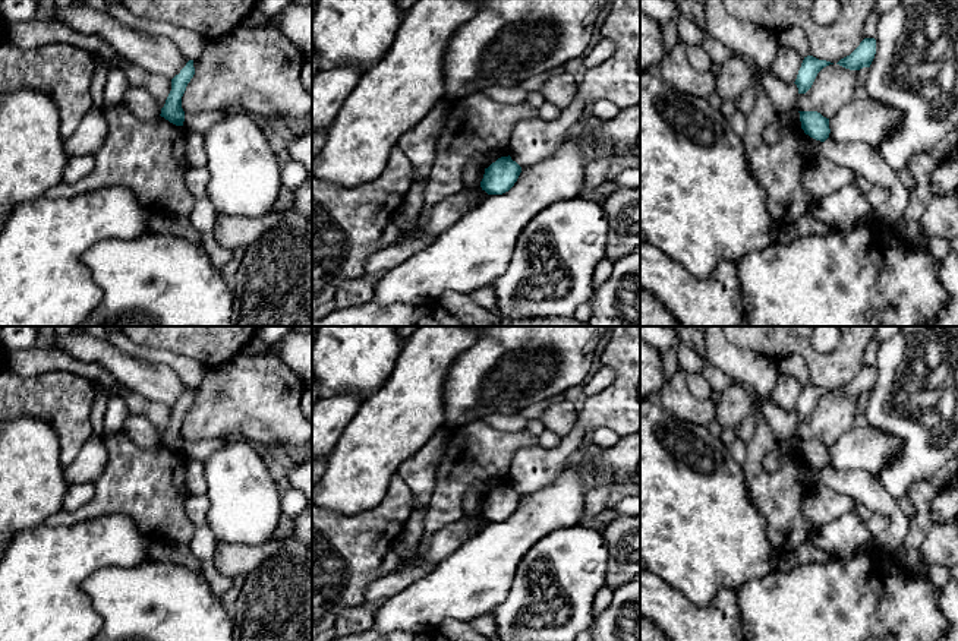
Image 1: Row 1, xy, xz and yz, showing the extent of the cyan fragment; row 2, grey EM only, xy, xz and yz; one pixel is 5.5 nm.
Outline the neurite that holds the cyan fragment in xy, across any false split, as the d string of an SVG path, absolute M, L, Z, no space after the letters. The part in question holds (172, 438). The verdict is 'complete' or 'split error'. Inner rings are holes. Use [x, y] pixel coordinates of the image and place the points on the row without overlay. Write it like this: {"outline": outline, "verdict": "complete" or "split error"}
{"outline": "M189 388L180 401L171 407L171 419L166 427L164 435L161 436L160 443L176 454L183 454L185 439L182 436L182 424L193 402L193 388Z", "verdict": "complete"}

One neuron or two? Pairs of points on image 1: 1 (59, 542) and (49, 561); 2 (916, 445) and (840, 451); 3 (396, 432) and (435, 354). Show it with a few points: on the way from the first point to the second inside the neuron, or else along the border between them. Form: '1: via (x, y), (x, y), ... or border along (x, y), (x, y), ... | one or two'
1: via (59, 546), (53, 556) | one
2: border along (872, 426), (900, 441), (900, 450), (878, 473) | two
3: via (405, 413), (409, 409), (416, 381), (422, 373) | one

